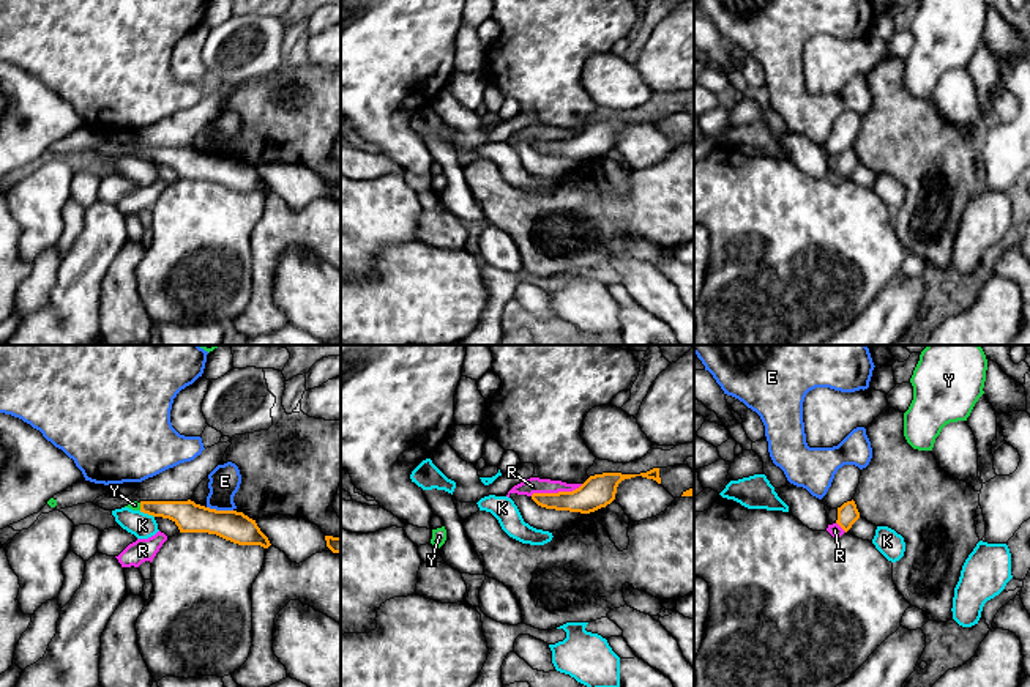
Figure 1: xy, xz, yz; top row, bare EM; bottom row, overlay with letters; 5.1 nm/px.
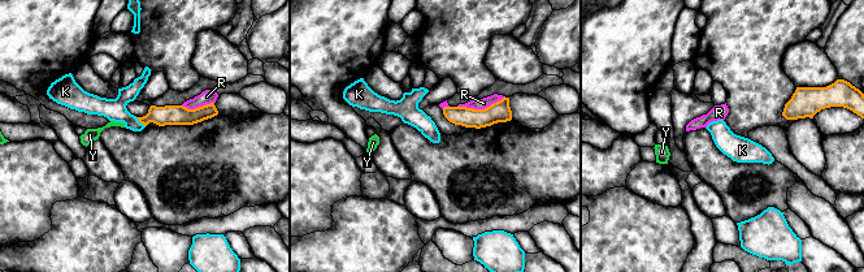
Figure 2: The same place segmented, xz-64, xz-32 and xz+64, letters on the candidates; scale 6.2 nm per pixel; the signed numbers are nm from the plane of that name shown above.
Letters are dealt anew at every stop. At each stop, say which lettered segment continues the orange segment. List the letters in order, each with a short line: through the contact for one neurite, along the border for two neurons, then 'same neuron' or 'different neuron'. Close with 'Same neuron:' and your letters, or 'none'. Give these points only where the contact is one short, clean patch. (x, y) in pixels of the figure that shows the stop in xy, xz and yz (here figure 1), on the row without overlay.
E: line xy (207, 153), (232, 158); different neuron
K: line xy (139, 158), (153, 164); different neuron
R: line xz (582, 131), (571, 137), (533, 139), (530, 142); different neuron
Y: line xy (188, 163), (172, 156), (141, 153), (136, 153); same neuron
Same neuron: Y

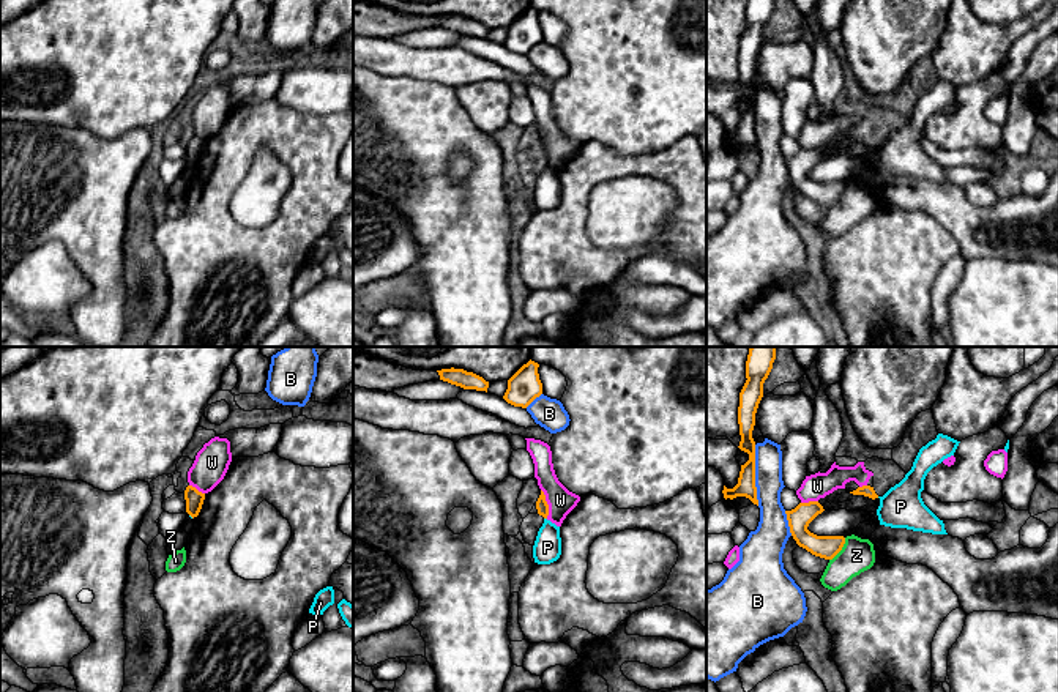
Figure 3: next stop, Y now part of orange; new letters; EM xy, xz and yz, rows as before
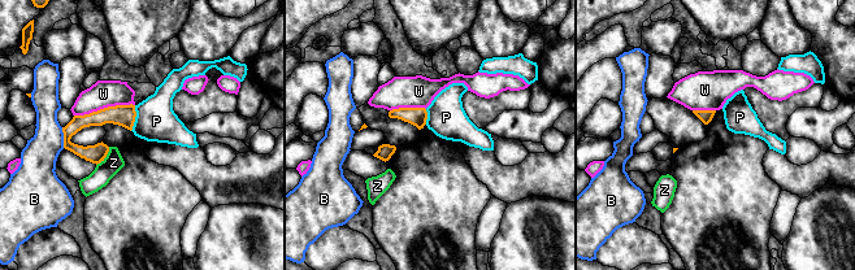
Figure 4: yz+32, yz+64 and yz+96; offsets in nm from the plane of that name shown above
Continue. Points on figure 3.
B: different neuron
P: line xy (189, 161), (193, 164); different neuron
W: different neuron
Z: different neuron
Same neuron: none

